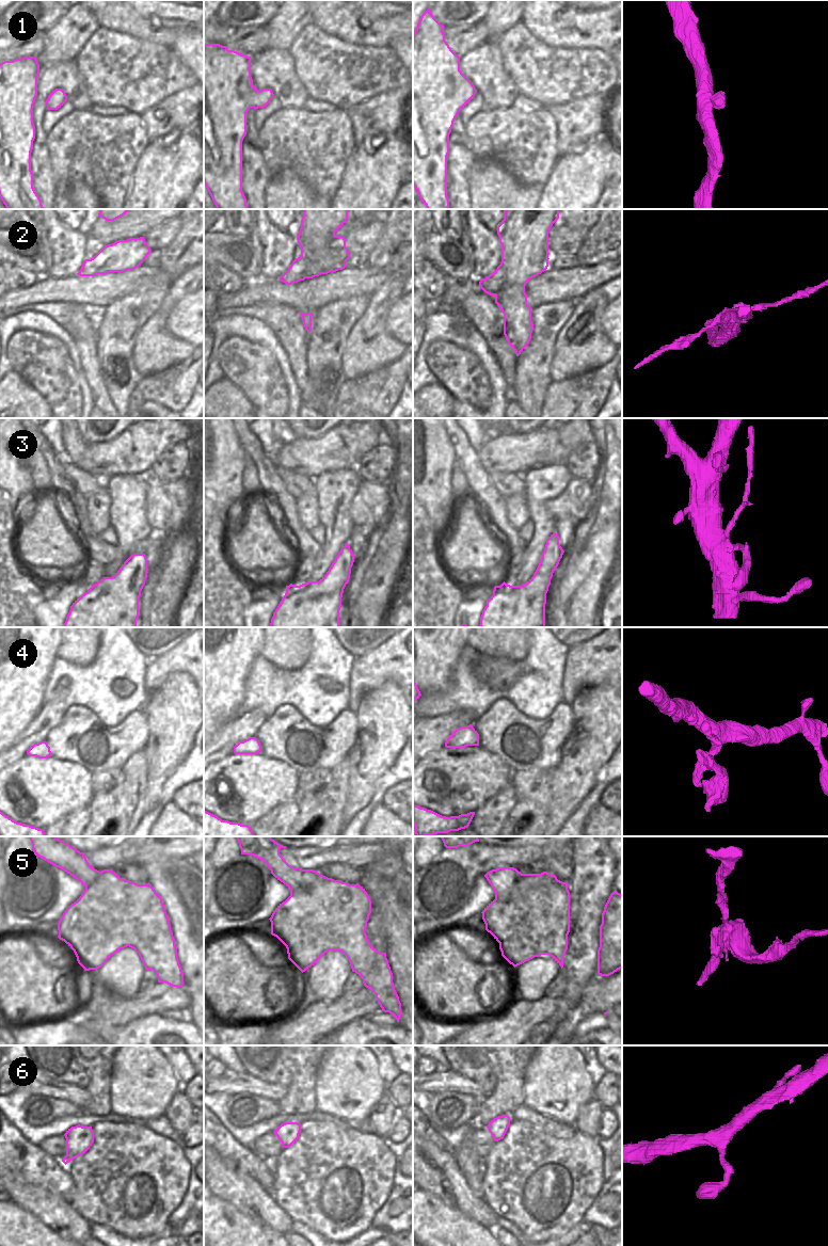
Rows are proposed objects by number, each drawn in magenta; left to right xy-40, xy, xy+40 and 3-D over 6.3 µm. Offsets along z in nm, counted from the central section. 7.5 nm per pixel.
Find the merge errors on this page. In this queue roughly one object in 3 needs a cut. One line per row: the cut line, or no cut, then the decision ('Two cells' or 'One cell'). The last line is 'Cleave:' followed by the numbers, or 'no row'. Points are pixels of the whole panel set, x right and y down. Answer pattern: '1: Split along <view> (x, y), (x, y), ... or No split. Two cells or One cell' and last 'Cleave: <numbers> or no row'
1: No split. One cell
2: Split along xy-40 (139, 258), (126, 255), (114, 256), (105, 265), (101, 273). Two cells
3: Split along xy+40 (545, 547), (552, 550), (561, 549). Two cells
4: No split. One cell
5: Split along xy+40 (567, 885), (536, 891), (527, 898), (495, 899). Two cells
6: No split. One cell
Cleave: 2, 3, 5.

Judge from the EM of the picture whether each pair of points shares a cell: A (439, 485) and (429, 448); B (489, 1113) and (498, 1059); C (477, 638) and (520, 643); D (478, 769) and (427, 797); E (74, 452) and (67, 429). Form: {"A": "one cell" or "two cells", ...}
{"A": "one cell", "B": "one cell", "C": "one cell", "D": "one cell", "E": "one cell"}

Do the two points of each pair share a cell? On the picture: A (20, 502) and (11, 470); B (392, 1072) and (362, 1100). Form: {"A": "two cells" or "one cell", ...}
{"A": "one cell", "B": "two cells"}

